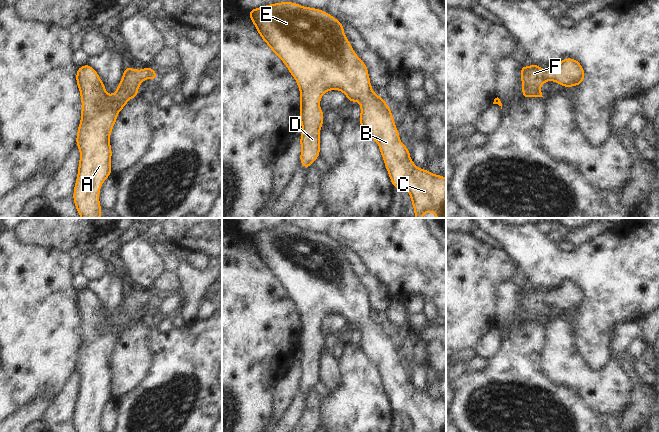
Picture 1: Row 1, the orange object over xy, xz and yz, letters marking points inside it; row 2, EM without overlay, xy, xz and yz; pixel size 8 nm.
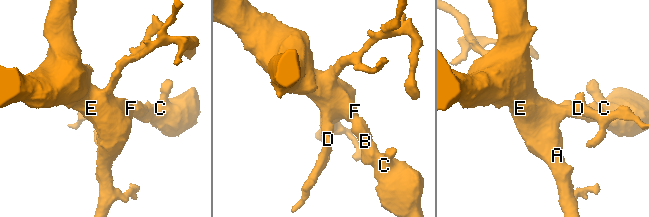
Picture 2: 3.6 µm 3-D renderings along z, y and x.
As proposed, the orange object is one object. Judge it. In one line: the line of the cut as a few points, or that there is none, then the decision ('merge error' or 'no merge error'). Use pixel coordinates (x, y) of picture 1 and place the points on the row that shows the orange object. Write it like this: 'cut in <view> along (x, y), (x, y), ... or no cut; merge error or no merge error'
no cut; no merge error

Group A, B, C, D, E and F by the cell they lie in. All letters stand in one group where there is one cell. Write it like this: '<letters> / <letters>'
A B C D E F

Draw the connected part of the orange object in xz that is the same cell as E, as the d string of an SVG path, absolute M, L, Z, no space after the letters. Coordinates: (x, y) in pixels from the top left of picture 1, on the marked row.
M284 1L264 5L248 10L250 20L253 22L260 37L270 47L288 68L289 73L296 80L300 91L300 113L299 120L302 126L300 136L300 164L307 170L314 161L320 157L320 130L324 122L324 112L320 108L322 96L331 90L343 92L348 102L360 103L360 126L378 144L386 170L394 189L405 188L411 197L415 217L422 218L427 212L436 214L436 218L446 218L446 178L443 175L435 175L428 169L419 169L410 157L410 150L399 139L400 133L392 117L392 110L386 101L375 95L370 84L368 68L355 53L350 41L344 33L343 24L329 13L313 7L303 7L298 3Z

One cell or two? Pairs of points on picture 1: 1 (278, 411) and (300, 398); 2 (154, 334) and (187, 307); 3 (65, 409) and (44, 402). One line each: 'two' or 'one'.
1: two
2: two
3: two

